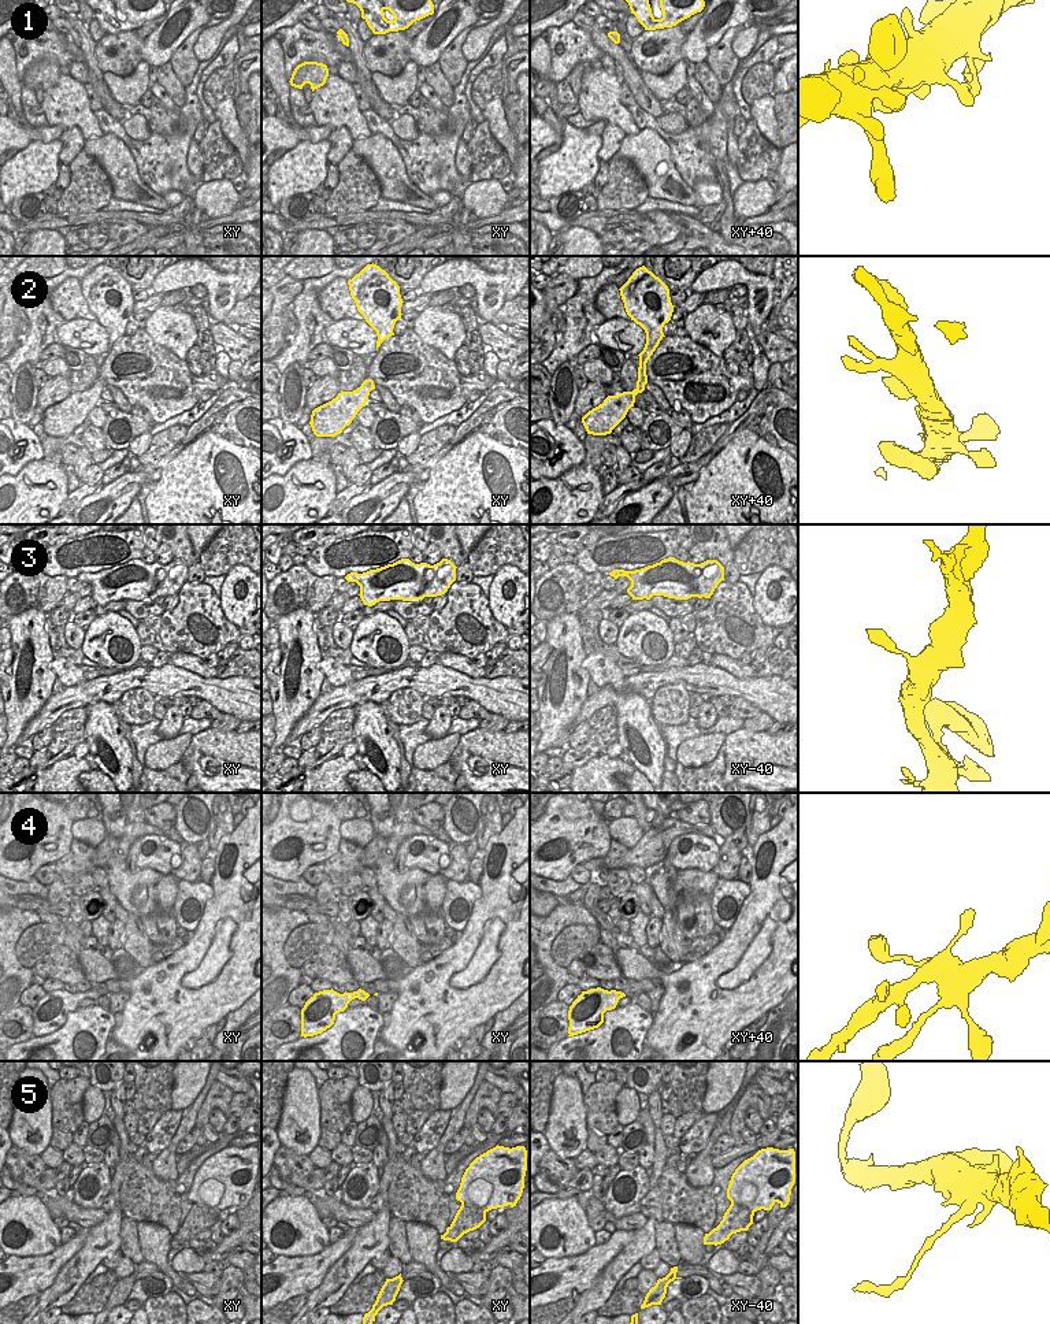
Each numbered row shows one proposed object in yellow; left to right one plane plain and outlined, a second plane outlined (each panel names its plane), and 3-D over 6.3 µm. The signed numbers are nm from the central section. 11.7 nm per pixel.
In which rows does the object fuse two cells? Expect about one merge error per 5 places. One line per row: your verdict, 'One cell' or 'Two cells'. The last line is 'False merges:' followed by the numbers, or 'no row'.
1: One cell
2: One cell
3: One cell
4: One cell
5: Two cells
False merges: 5

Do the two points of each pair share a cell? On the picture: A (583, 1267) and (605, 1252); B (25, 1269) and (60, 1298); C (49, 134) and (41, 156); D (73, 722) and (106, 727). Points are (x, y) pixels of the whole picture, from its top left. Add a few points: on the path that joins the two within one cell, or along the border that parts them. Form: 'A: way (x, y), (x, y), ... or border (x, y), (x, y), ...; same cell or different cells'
A: way (589, 1265), (600, 1256); same cell
B: border (67, 1261), (55, 1280), (41, 1293); different cells
C: border (58, 138), (49, 143), (30, 141), (19, 151); different cells
D: border (84, 708), (86, 715), (85, 741); different cells

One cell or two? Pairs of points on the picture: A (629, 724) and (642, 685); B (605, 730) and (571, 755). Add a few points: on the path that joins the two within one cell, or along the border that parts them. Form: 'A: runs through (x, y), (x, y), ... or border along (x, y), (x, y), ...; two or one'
A: border along (624, 678), (624, 685), (648, 701); two
B: runs through (598, 740), (581, 755); one

